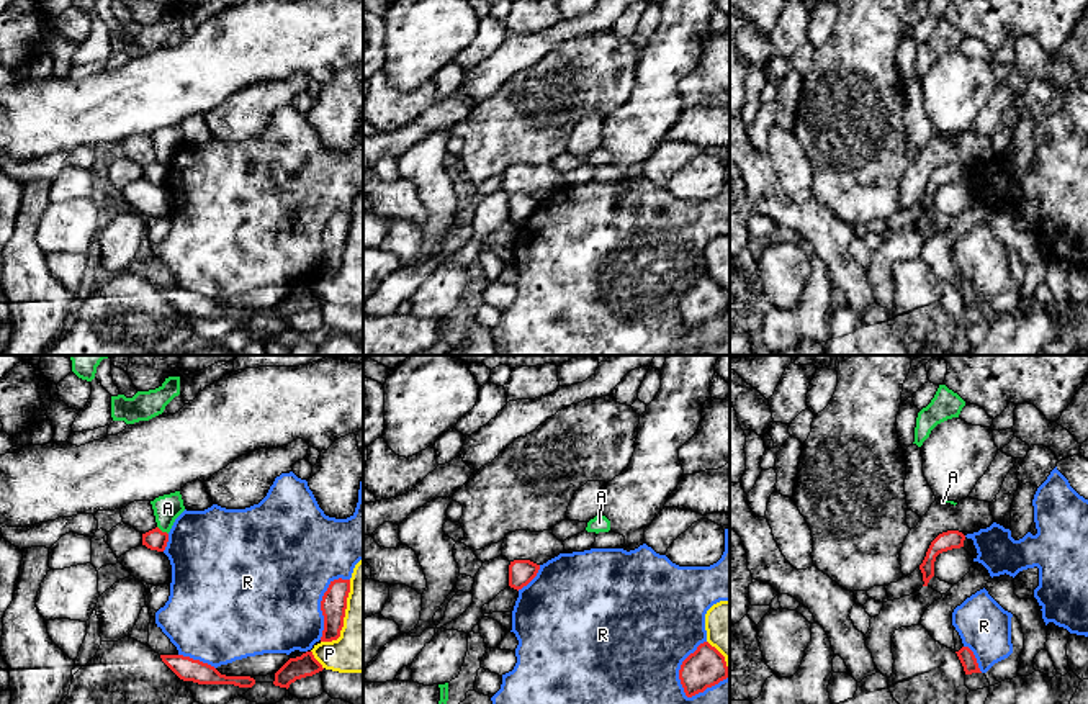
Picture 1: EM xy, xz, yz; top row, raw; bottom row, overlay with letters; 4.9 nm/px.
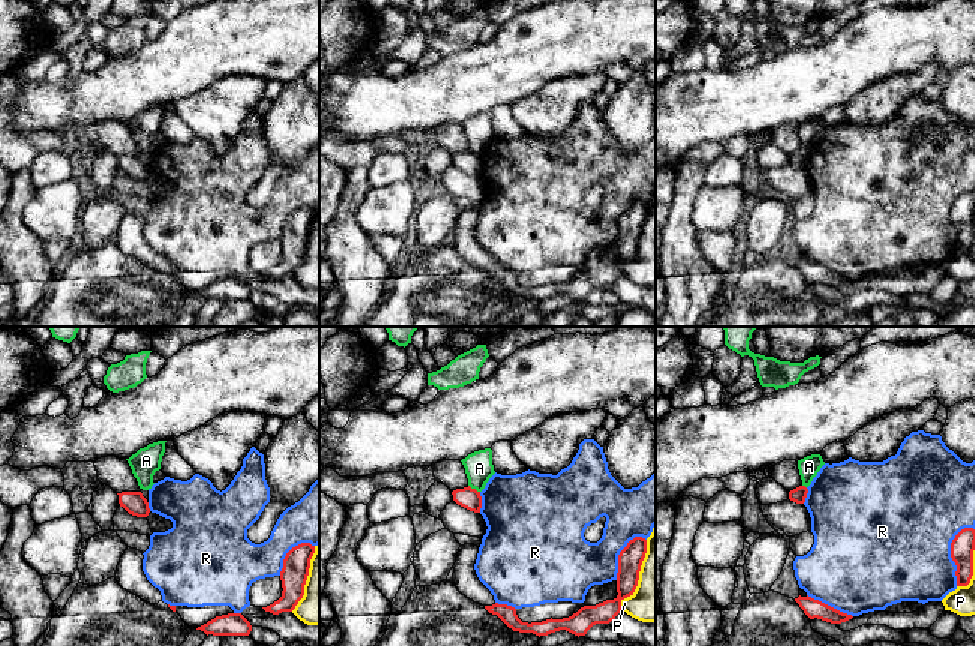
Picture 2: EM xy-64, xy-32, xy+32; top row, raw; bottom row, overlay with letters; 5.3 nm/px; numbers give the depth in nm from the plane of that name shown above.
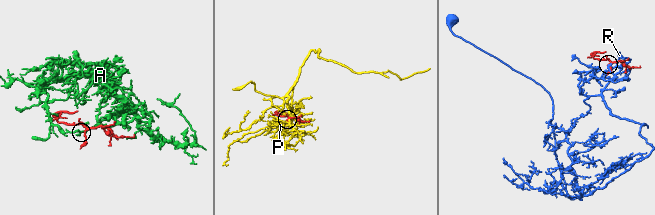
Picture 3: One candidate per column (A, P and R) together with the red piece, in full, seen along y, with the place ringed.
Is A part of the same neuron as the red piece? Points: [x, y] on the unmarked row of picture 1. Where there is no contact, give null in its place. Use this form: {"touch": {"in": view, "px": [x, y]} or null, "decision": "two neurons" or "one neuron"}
{"touch": {"in": "xy", "px": [161, 164]}, "decision": "two neurons"}

